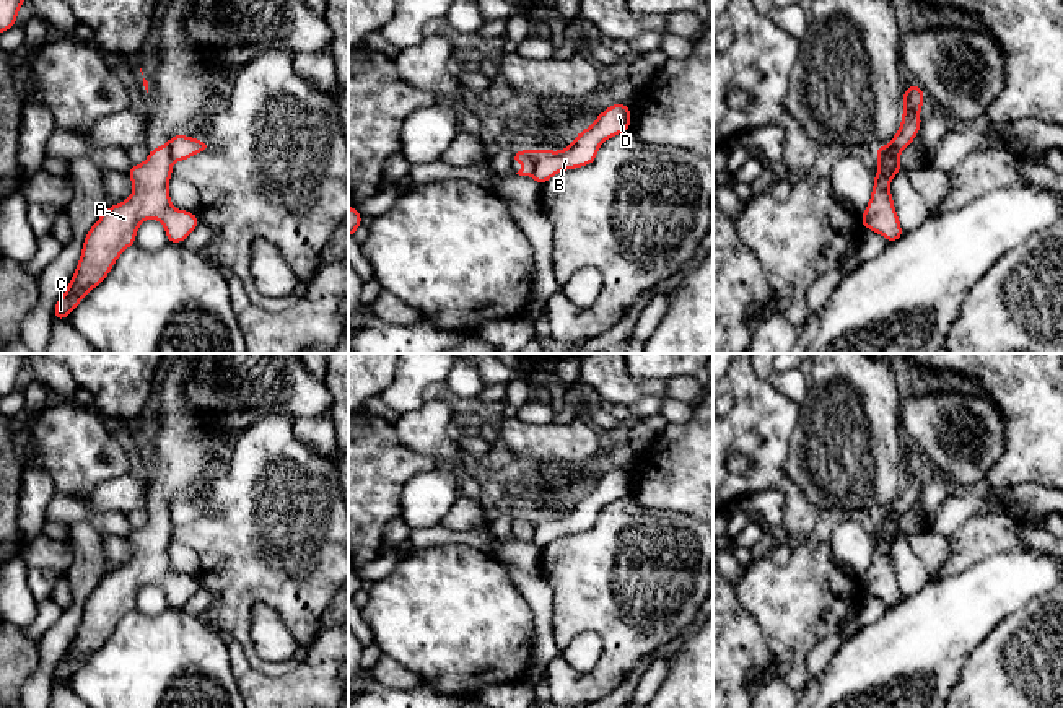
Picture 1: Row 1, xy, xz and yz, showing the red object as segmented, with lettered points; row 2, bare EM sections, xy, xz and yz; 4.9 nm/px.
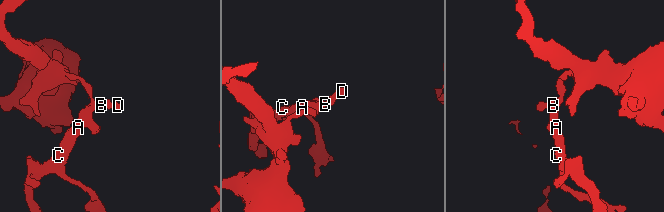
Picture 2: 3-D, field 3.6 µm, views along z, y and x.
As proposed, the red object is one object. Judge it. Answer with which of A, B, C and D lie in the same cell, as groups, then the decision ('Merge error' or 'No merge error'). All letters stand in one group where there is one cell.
Groups: A C / B D. Merge error

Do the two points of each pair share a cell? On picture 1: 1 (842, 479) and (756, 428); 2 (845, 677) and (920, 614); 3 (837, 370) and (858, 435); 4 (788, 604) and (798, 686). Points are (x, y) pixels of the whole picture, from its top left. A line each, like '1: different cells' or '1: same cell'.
1: different cells
2: same cell
3: same cell
4: same cell

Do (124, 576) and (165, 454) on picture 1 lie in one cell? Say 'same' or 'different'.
same

